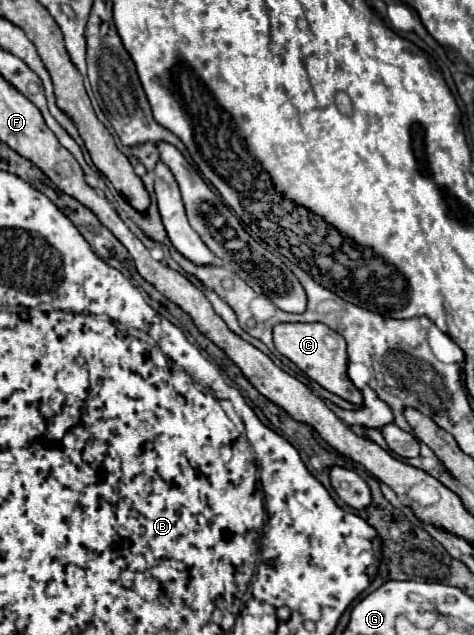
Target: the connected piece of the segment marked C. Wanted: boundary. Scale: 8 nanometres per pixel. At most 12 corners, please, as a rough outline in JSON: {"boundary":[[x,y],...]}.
{"boundary":[[323,323],[275,325],[273,343],[329,393],[363,405],[347,341]]}

